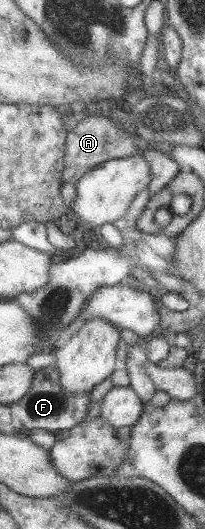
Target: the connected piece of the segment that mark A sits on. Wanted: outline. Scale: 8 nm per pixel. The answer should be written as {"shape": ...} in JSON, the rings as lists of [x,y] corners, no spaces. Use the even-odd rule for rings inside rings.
{"shape":[[[86,115],[78,121],[65,136],[65,155],[63,158],[62,184],[75,185],[86,171],[110,159],[124,158],[137,153],[132,143],[133,137],[118,126],[112,115]]]}

